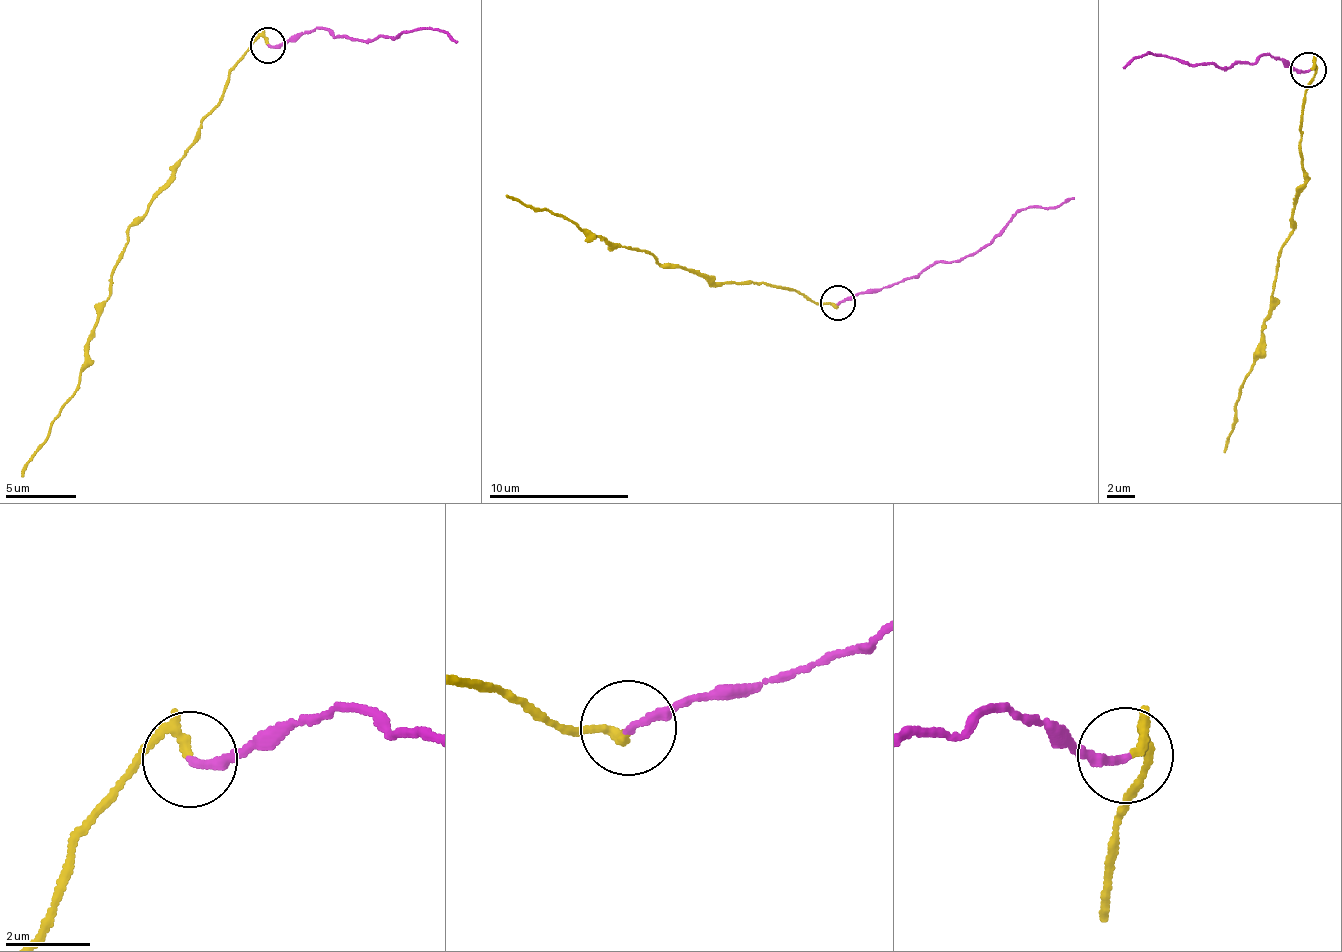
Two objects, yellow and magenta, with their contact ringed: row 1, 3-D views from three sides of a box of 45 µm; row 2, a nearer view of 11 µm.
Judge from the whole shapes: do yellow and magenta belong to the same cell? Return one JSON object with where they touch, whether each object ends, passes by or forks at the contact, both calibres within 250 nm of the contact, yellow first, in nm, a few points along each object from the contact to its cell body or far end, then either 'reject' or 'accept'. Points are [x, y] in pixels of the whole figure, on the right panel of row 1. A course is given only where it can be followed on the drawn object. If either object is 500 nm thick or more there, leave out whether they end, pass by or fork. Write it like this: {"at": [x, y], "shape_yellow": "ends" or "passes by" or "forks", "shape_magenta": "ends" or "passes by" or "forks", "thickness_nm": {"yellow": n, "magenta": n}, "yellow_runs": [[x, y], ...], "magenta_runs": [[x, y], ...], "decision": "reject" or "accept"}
{"at": [1308, 70], "shape_yellow": "ends", "shape_magenta": "ends", "thickness_nm": {"yellow": 200, "magenta": 180}, "yellow_runs": [[1309, 71], [1312, 62], [1299, 154], [1304, 189], [1295, 200], [1262, 354], [1223, 451]], "magenta_runs": [[1309, 71], [1288, 68], [1266, 54], [1225, 69], [1187, 65], [1151, 51], [1121, 68]], "decision": "reject"}

